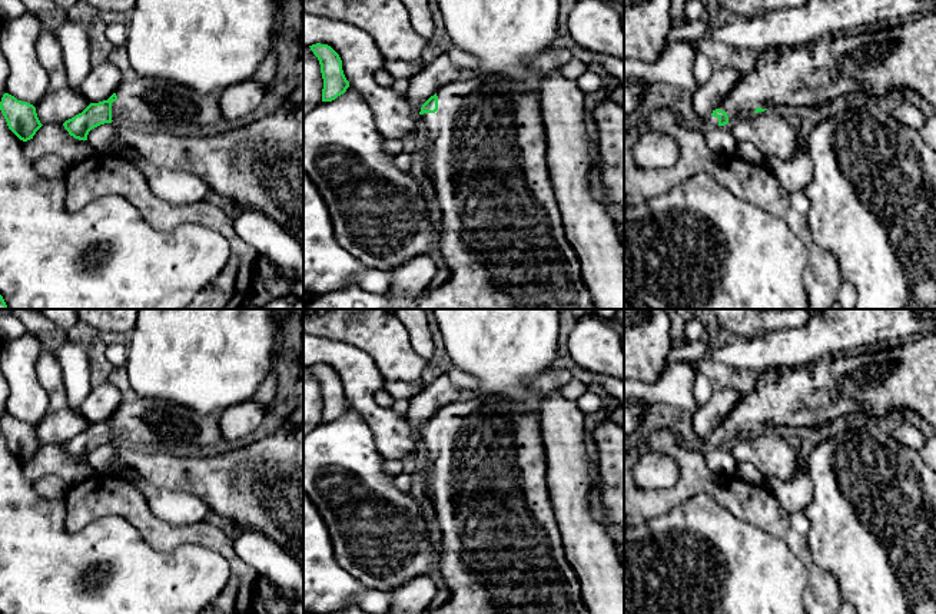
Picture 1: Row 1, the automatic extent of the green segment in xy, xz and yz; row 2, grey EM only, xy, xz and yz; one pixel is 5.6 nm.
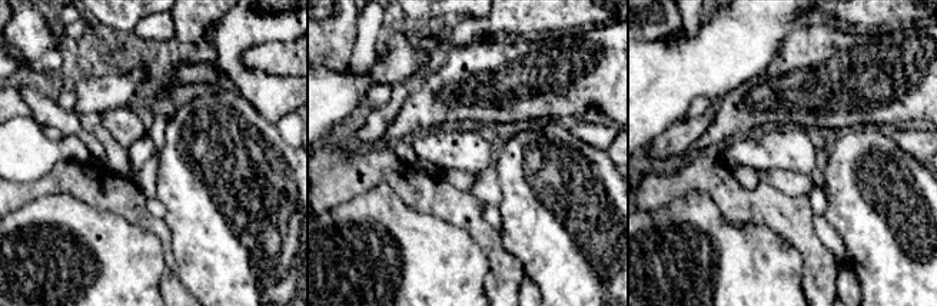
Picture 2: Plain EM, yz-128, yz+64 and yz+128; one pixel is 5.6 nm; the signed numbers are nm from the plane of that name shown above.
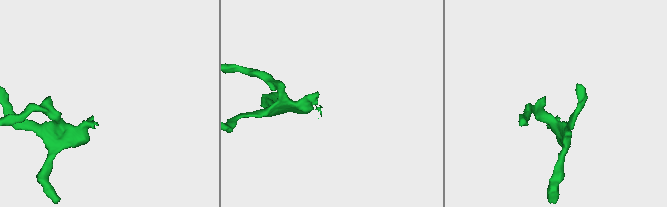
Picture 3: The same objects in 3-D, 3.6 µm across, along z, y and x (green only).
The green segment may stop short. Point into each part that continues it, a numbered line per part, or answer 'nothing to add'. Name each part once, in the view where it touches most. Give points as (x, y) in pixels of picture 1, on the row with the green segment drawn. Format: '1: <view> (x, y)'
1: xz (503, 238)

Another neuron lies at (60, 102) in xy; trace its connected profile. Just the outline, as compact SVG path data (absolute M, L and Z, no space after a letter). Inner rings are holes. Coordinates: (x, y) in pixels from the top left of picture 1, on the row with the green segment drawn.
M44 26L37 39L37 56L49 76L47 90L34 106L37 117L42 125L64 123L82 113L90 102L69 84L62 49Z

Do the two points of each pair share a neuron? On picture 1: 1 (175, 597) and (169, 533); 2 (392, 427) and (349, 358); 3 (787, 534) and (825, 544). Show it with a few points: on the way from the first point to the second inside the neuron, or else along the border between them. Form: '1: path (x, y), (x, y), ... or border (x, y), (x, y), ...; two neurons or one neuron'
1: border (140, 535), (161, 551), (183, 544), (203, 547); two neurons
2: path (375, 412), (359, 394), (359, 375); one neuron
3: border (805, 535), (810, 557), (820, 568); two neurons

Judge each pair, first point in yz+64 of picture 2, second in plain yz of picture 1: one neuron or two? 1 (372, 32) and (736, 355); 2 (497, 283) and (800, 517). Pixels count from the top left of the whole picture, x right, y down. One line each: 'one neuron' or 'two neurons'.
1: two neurons
2: two neurons

